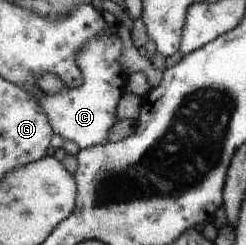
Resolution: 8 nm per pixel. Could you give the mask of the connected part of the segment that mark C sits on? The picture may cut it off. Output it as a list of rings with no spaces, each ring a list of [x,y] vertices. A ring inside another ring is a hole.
[[[112,28],[112,34],[100,36],[96,40],[90,40],[80,52],[78,52],[78,66],[84,84],[70,89],[64,86],[62,90],[56,90],[56,94],[46,94],[38,84],[36,86],[24,86],[16,84],[34,98],[34,102],[44,110],[48,122],[54,134],[59,134],[64,140],[75,142],[76,146],[86,149],[98,144],[106,144],[108,134],[112,126],[118,121],[116,118],[116,106],[120,97],[125,93],[129,72],[122,67],[120,58],[123,53],[123,43],[118,36],[117,30]]]

